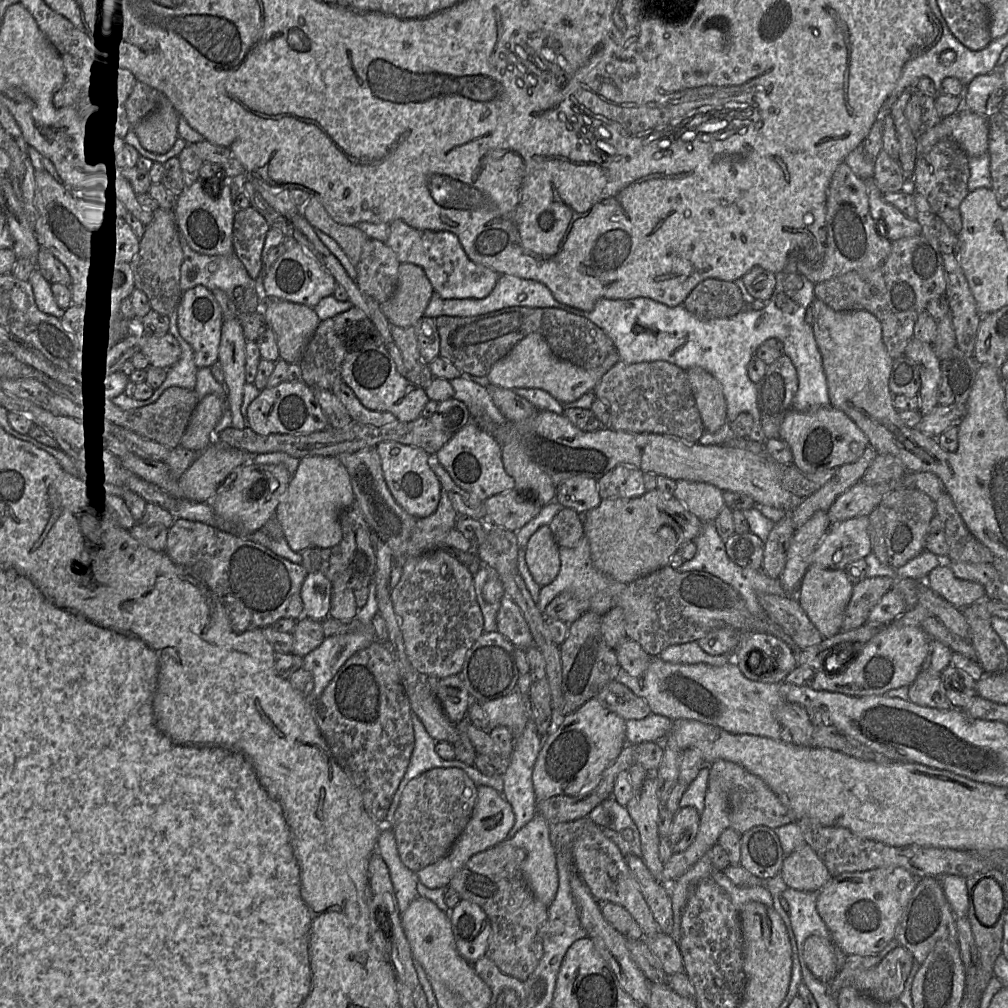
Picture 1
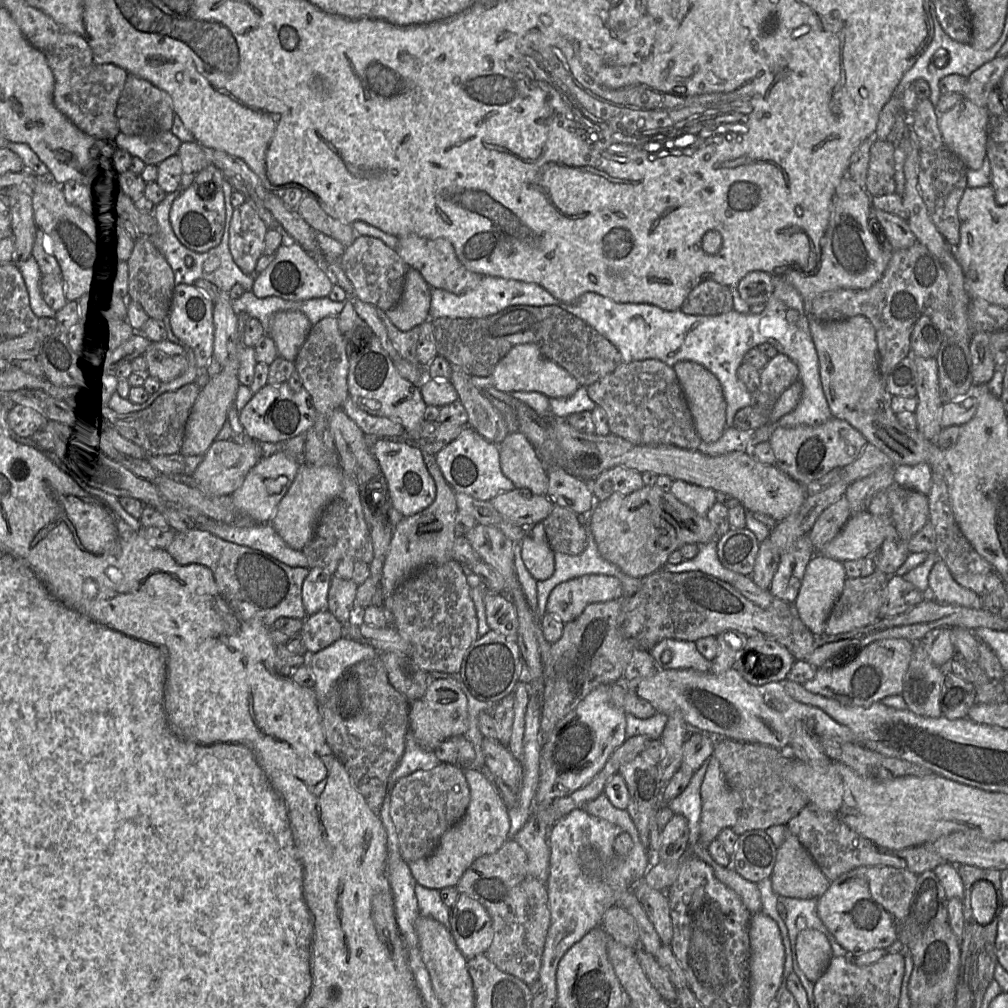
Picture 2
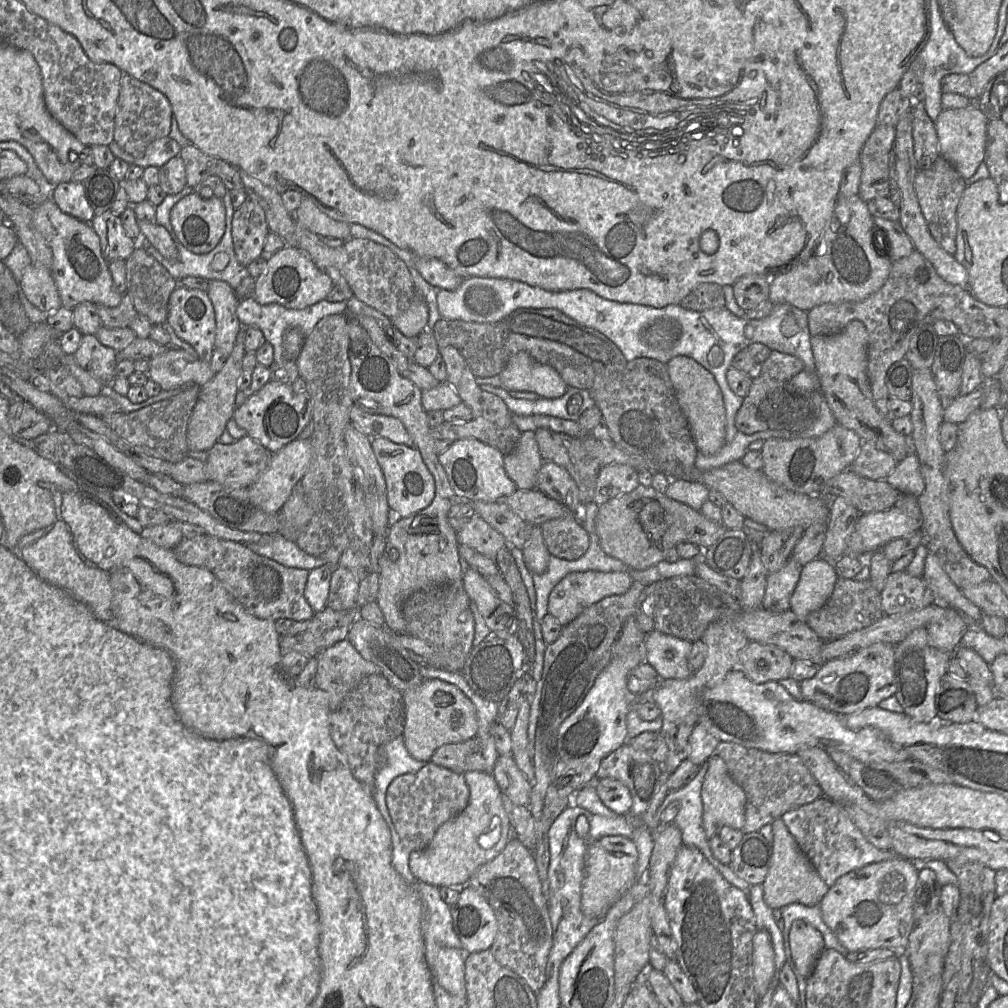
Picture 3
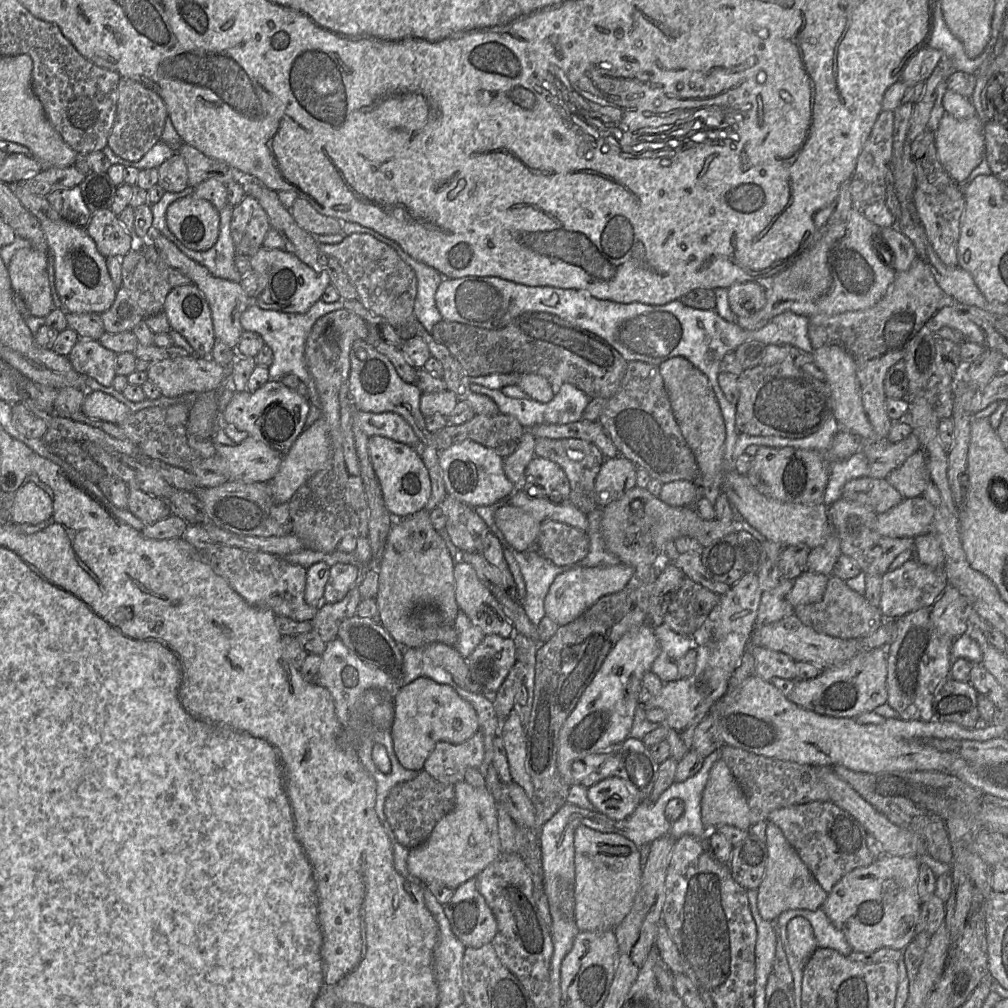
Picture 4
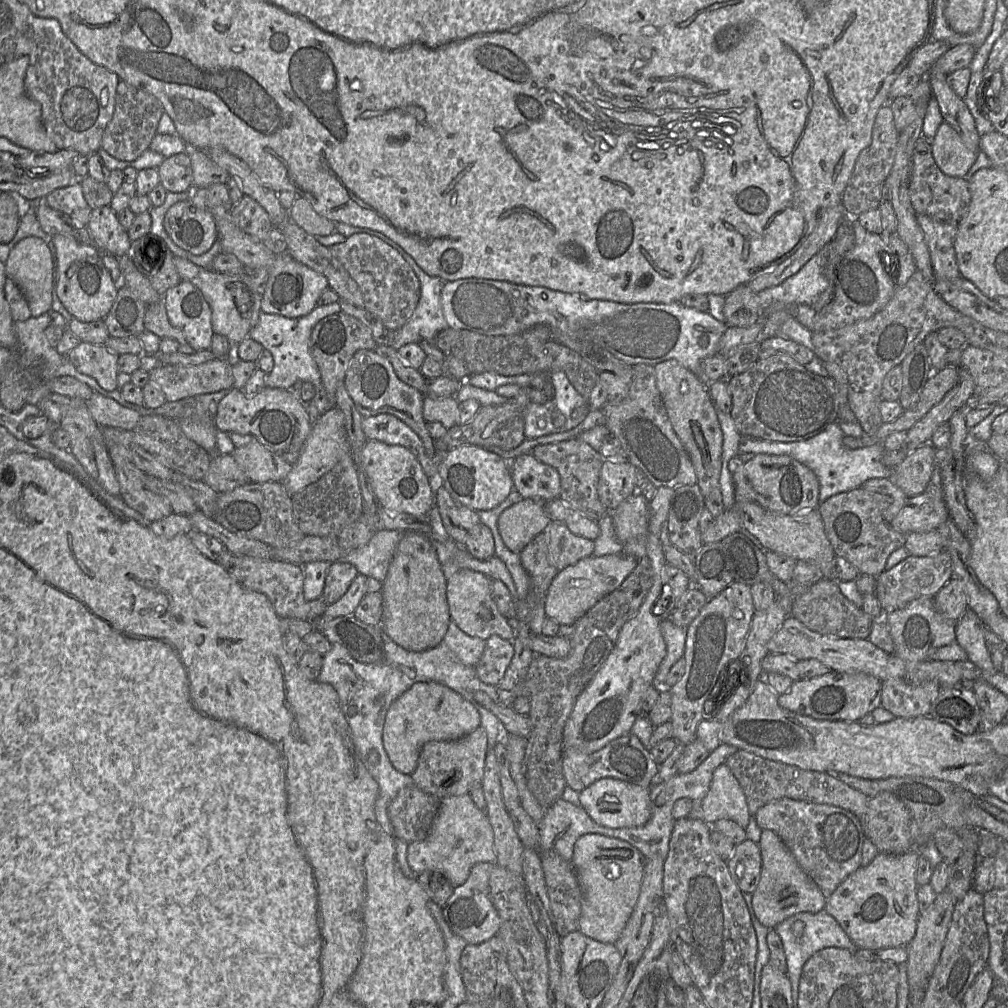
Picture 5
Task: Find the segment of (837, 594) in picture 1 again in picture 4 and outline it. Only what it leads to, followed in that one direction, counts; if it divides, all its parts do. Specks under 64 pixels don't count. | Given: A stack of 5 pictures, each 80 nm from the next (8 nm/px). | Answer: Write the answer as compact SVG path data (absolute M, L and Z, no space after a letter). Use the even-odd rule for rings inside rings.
M809 570L802 572L794 579L793 587L789 593L791 605L797 607L820 601L824 595L828 578L828 575Z

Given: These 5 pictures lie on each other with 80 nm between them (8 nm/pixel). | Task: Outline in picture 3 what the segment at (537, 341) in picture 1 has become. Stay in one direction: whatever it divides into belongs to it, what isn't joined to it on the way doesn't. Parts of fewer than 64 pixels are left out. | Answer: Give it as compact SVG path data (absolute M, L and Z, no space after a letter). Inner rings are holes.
M525 351L512 356L499 377L501 387L506 391L533 392L540 398L558 398L568 389L553 367L534 361Z

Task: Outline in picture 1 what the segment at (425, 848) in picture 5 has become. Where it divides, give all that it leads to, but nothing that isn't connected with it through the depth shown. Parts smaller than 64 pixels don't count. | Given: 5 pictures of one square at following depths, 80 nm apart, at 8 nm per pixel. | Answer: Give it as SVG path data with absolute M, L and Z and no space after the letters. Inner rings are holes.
M477 786L477 800L465 829L455 840L445 857L415 872L419 881L428 888L447 888L451 879L473 855L506 840L507 834L514 823L515 815L513 809L502 793L489 786Z

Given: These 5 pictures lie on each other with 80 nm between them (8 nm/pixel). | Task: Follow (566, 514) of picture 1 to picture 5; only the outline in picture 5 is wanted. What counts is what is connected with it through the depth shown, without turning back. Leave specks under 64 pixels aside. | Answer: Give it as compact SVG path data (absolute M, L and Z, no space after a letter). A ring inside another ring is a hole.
M551 521L542 532L549 536L548 554L550 550L550 560L559 571L593 554L594 541L574 534L564 523Z

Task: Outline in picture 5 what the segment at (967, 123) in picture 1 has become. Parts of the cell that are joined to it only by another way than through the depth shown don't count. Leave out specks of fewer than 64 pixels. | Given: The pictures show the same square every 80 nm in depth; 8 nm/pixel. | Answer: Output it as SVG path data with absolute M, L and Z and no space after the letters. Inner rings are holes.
M945 121L930 142L937 166L950 177L964 178L979 152L969 149L958 132Z

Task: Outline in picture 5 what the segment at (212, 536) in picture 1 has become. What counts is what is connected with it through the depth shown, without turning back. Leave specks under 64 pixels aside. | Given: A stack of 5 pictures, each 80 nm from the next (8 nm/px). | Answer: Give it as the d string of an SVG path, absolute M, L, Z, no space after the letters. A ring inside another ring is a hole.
M231 555L231 566L224 569L245 589L266 595L280 619L317 620L328 606L322 595L311 601L304 598L303 565L276 559Z

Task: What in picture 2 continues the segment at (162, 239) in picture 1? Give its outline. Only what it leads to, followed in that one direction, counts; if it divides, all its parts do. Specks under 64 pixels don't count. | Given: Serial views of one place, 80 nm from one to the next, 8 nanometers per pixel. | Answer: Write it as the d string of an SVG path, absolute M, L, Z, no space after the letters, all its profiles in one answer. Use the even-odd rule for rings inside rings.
M138 238L136 255L130 263L129 298L140 304L147 315L156 320L169 318L173 292L176 287L174 272L164 255L148 238Z

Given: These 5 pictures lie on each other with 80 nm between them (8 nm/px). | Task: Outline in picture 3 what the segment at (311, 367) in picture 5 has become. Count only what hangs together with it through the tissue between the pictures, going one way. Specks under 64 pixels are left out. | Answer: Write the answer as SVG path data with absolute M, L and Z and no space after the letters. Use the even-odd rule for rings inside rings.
M254 297L241 300L236 309L237 317L243 326L255 326L263 332L266 342L273 346L274 362L292 360L286 358L283 349L283 336L288 329L297 328L304 336L307 336L323 317L335 314L346 314L346 311L346 301L329 302L323 299L304 309L290 309L276 303L261 305Z

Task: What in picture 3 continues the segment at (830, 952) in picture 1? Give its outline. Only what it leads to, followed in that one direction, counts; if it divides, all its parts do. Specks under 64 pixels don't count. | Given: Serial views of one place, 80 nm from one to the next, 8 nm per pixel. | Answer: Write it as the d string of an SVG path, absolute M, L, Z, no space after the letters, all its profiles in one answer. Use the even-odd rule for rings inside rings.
M803 920L793 922L789 932L790 950L797 970L807 978L826 948L822 934Z

